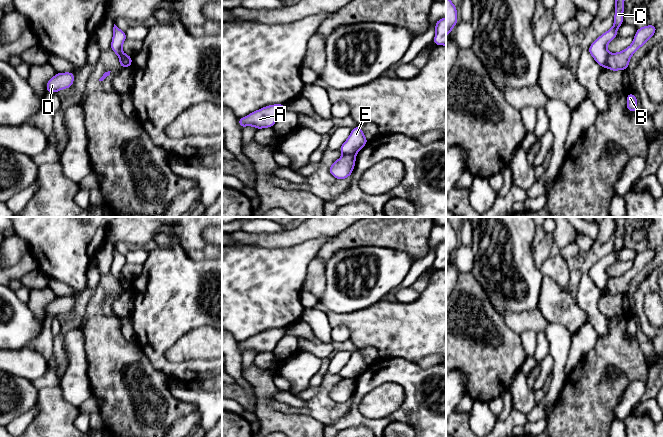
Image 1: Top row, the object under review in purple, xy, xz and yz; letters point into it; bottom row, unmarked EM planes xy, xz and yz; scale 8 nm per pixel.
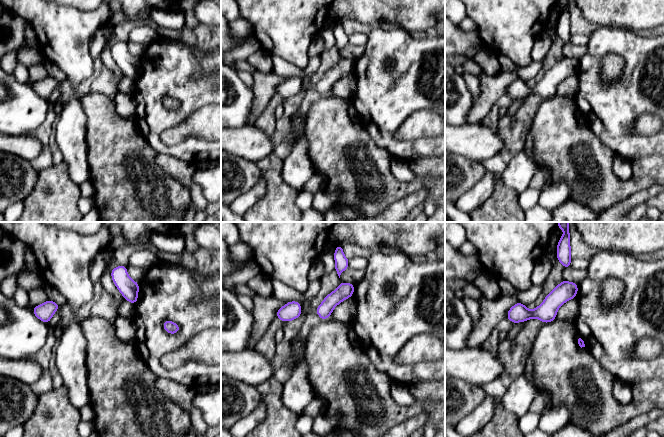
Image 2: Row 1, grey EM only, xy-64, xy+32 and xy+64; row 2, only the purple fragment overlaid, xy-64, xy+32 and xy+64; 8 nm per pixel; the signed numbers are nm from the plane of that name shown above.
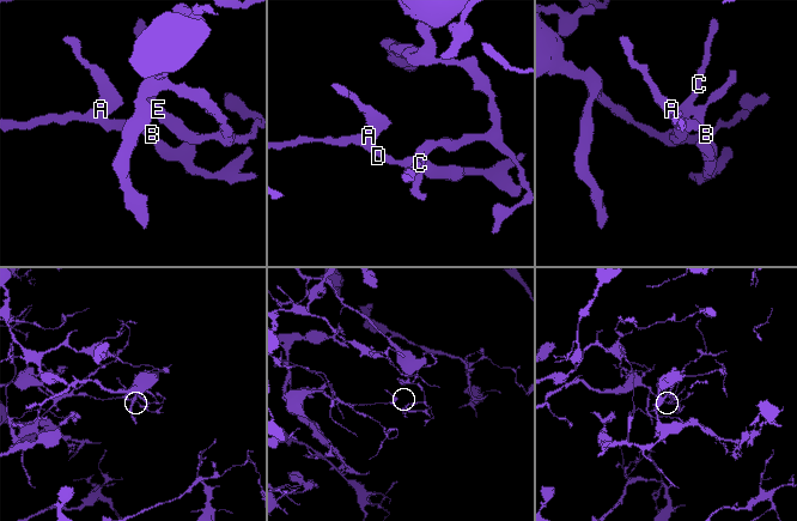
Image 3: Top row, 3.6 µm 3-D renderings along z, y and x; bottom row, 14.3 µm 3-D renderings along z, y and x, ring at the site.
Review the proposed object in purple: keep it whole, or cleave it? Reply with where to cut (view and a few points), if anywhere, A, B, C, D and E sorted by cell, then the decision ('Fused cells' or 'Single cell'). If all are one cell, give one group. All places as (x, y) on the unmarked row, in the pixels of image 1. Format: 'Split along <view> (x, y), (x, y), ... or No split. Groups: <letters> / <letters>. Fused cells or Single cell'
Split along xy (123, 279), (128, 281), (126, 290). Groups: A B D / C E. Fused cells

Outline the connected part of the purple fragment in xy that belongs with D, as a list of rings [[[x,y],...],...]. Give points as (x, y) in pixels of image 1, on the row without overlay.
[[[57,296],[46,308],[46,317],[57,317],[59,314],[68,313],[74,307],[74,296]]]

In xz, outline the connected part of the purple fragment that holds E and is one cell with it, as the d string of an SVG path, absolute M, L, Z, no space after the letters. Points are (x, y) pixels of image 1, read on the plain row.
M357 349L351 354L347 364L341 369L339 374L343 379L356 379L369 365L366 363L361 351Z

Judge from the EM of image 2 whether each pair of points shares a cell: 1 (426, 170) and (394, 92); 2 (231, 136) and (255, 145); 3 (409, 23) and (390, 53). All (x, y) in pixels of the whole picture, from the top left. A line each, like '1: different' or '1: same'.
1: different
2: same
3: different

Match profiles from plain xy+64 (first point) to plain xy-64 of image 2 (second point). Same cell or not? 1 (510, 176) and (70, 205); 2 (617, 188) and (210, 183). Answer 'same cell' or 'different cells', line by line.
1: different cells
2: different cells

